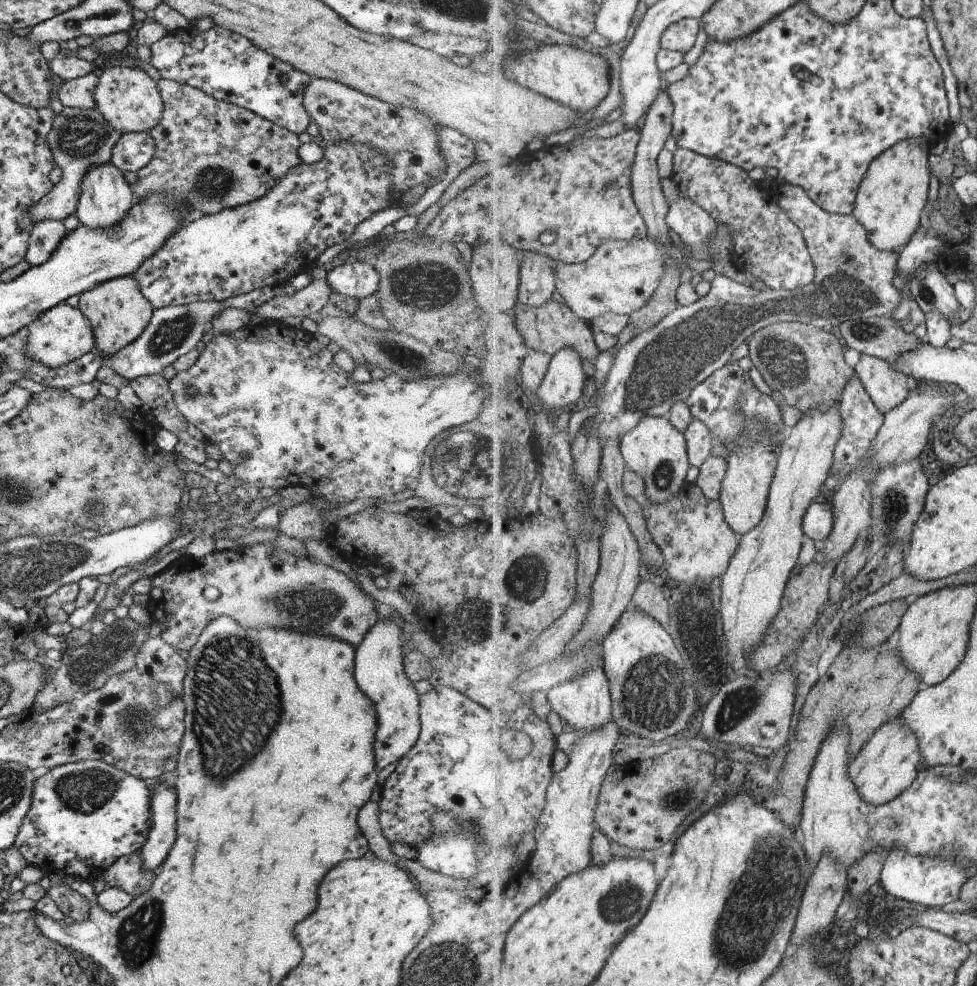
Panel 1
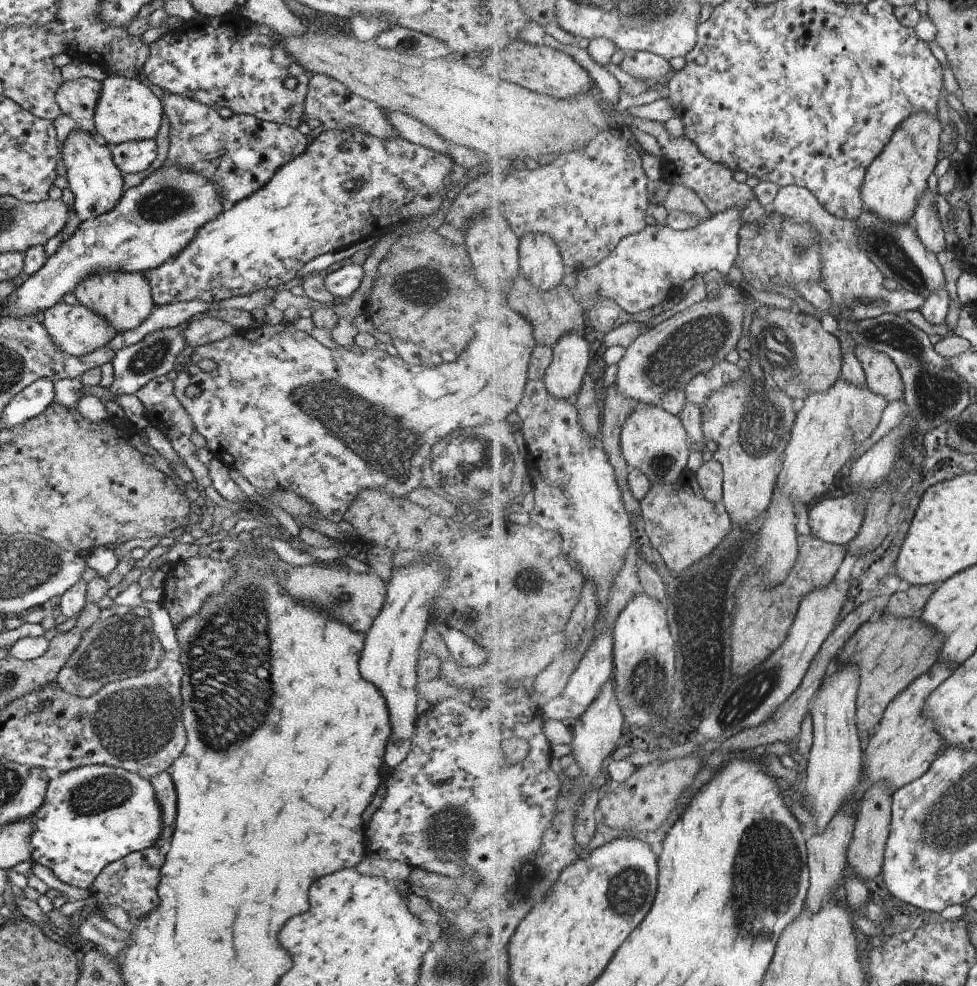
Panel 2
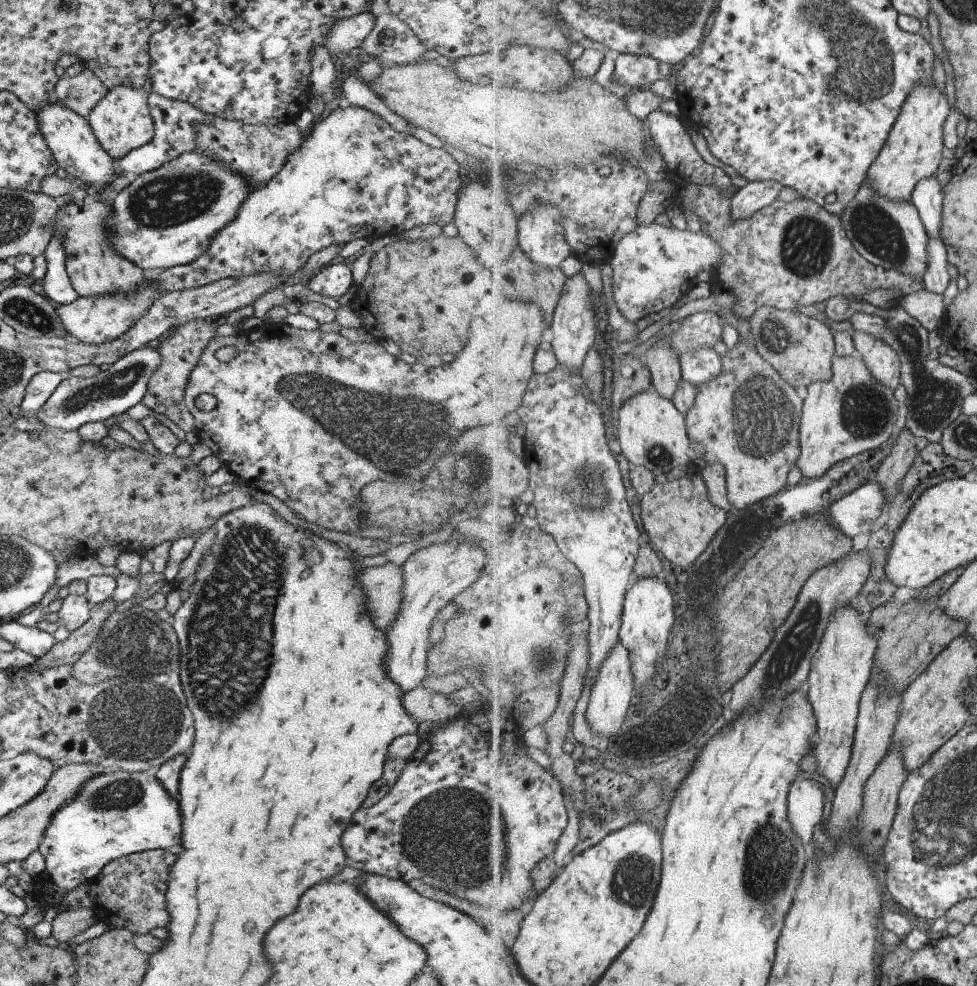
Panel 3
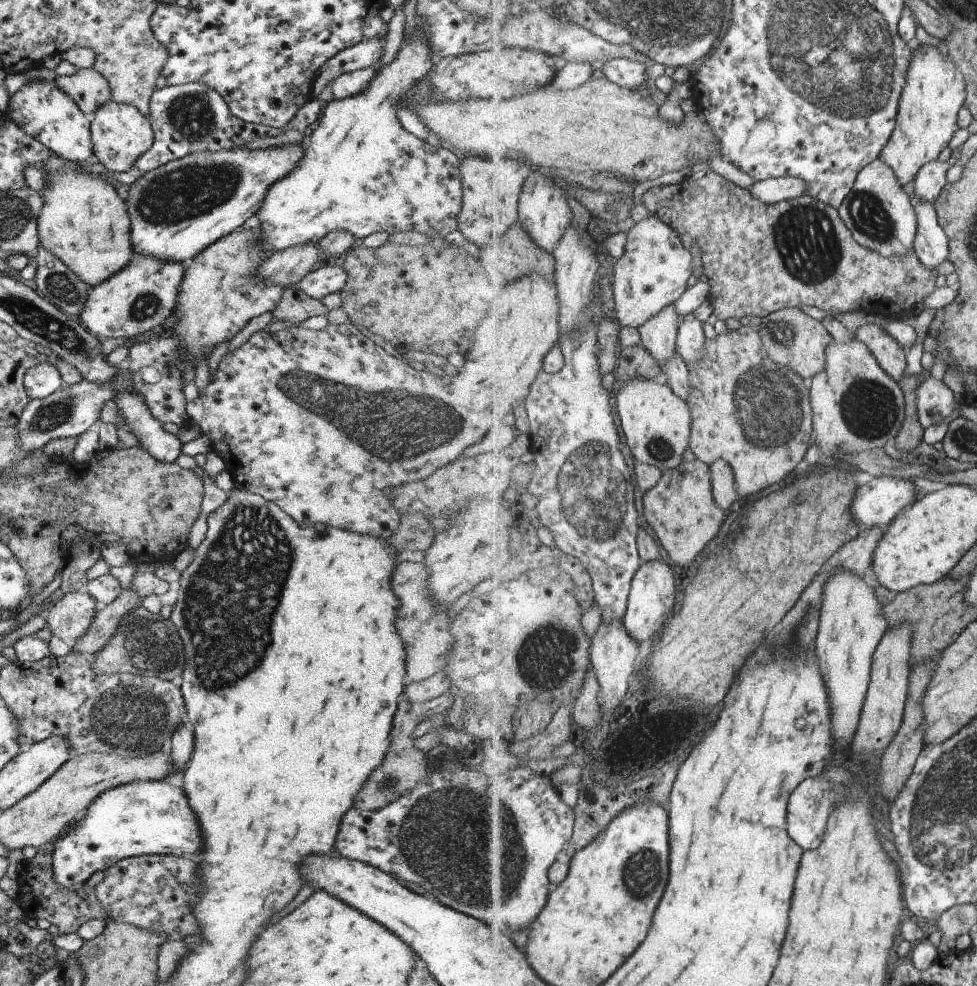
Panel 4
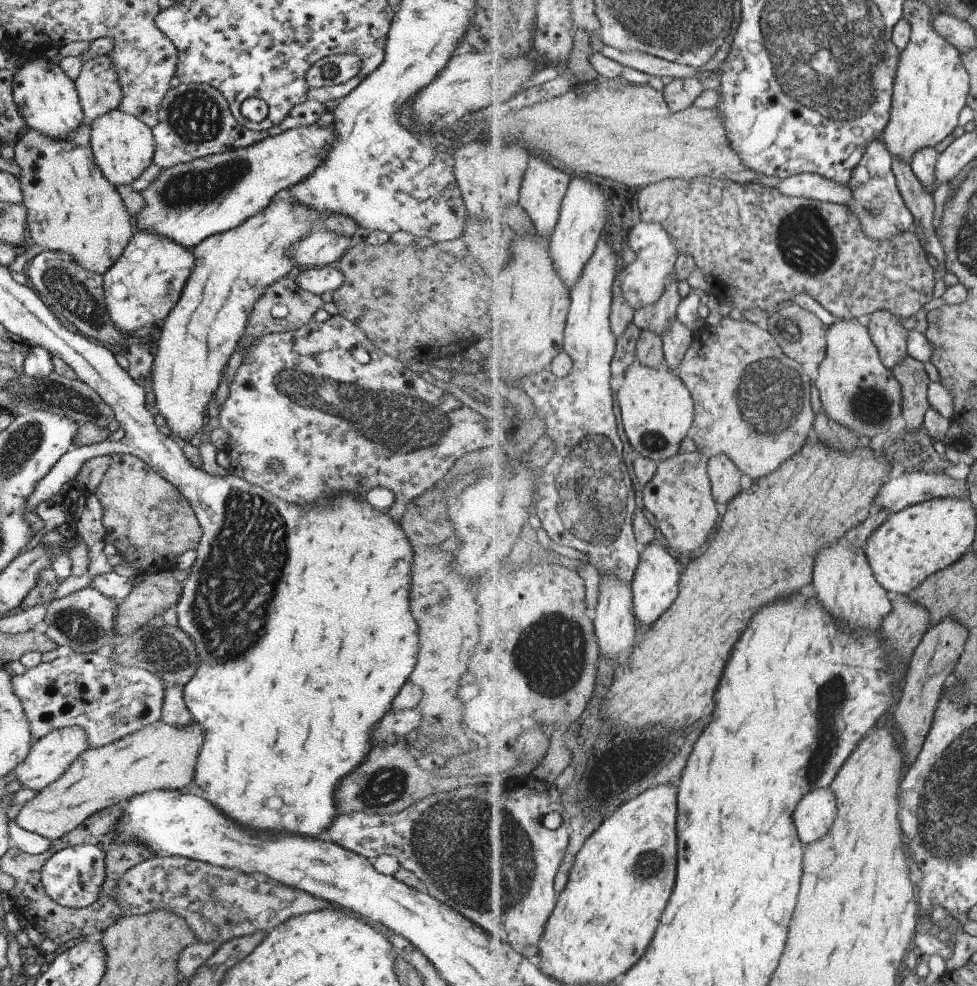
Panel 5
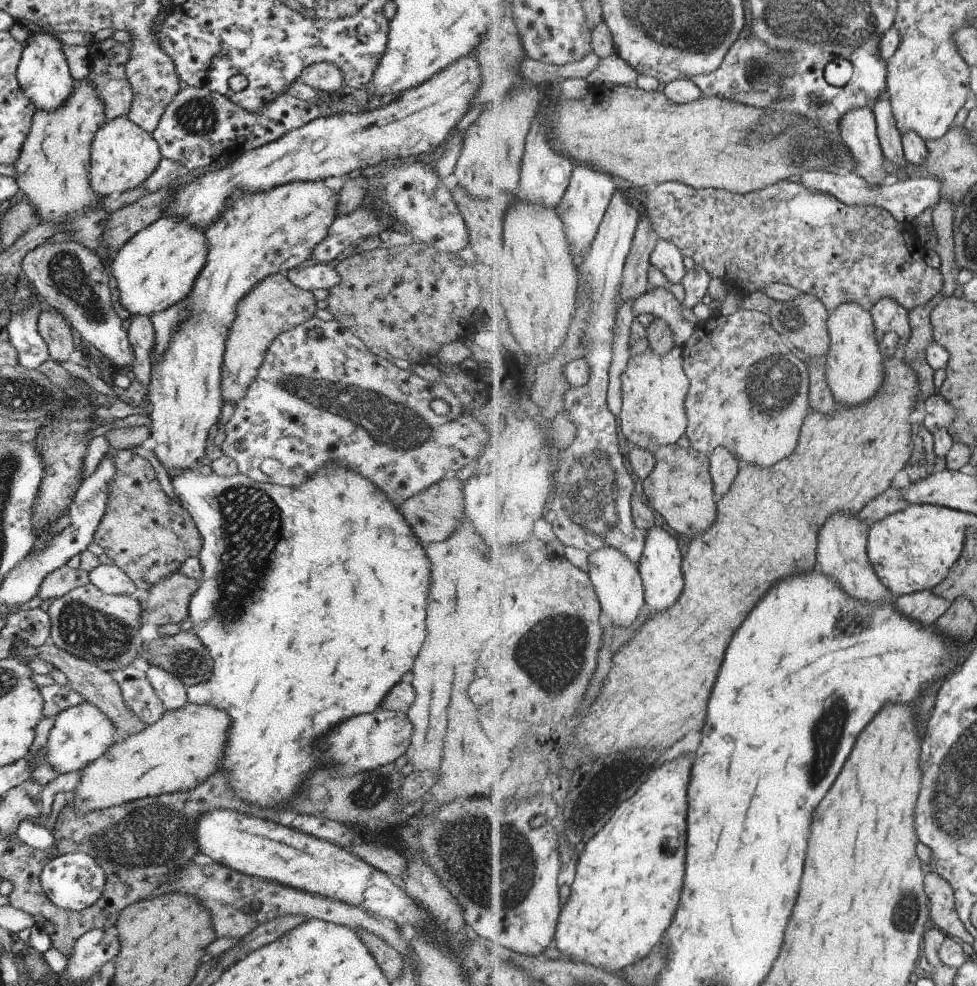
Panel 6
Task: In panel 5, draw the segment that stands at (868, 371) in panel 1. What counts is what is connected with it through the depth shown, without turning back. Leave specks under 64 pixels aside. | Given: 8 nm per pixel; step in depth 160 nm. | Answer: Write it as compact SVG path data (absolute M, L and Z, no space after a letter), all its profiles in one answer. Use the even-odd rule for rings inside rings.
M878 310L870 316L870 335L878 346L882 361L893 370L909 355L908 337L910 331L901 324L891 311Z

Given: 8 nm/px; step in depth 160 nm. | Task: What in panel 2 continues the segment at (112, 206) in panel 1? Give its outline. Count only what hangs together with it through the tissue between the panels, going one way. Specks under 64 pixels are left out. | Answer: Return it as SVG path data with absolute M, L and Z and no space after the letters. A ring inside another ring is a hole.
M75 128L69 131L58 152L65 167L64 176L68 189L73 195L72 209L81 219L81 223L111 210L111 207L115 206L122 197L123 174L112 161L109 146L97 142L87 131Z

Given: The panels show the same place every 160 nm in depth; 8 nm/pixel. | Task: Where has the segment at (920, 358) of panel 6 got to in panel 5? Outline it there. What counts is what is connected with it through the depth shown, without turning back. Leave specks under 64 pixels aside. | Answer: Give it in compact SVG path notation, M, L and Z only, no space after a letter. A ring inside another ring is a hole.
M907 355L893 371L902 385L902 416L906 421L905 428L917 430L924 425L927 411L931 408L928 390L932 382L925 370L925 364L914 356Z

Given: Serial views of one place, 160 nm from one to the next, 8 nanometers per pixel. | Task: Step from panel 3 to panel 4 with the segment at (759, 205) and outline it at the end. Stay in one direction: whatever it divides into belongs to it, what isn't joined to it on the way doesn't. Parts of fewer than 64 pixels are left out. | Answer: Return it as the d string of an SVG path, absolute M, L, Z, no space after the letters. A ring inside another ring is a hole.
M793 176L779 177L756 181L750 189L753 198L770 205L804 196L807 182Z

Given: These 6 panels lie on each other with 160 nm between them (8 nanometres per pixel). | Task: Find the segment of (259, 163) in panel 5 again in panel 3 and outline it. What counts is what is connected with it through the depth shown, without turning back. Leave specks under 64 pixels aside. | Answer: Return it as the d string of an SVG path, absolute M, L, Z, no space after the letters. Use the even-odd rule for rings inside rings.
M195 151L180 154L155 170L134 176L127 187L113 196L112 215L106 219L108 241L119 256L136 264L145 273L187 264L207 250L210 240L235 218L253 189L246 178L215 159Z

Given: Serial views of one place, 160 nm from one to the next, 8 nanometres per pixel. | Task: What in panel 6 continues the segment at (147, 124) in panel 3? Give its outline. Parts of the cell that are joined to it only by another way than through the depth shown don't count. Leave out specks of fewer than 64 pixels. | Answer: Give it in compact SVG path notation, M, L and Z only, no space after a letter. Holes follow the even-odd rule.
M126 116L105 120L90 144L89 186L97 197L115 197L125 190L133 190L155 170L161 157L155 139Z

